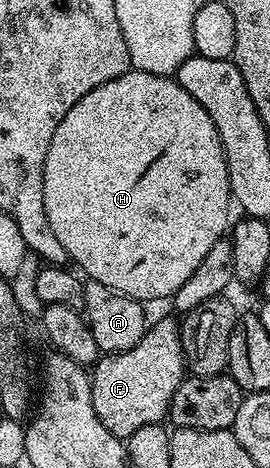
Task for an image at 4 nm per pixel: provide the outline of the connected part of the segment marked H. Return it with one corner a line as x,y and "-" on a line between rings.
134,69
125,71
115,81
107,81
99,85
99,89
91,89
83,101
75,101
67,117
59,121
59,129
55,129
55,137
51,137
51,146
47,148
47,161
43,165
43,209
47,209
47,221
51,225
51,233
55,233
56,239
67,249
70,260
82,267
88,278
95,283
102,283
117,291
129,299
146,301
145,299
168,300
199,269
199,261
207,257
211,245
215,241
226,238
231,227
229,219
229,203
231,207
231,192
229,190
229,174
227,173
227,161
223,153
223,145
219,141
219,133
215,129
215,121
183,89
176,78
167,75
153,75
151,72
141,72

